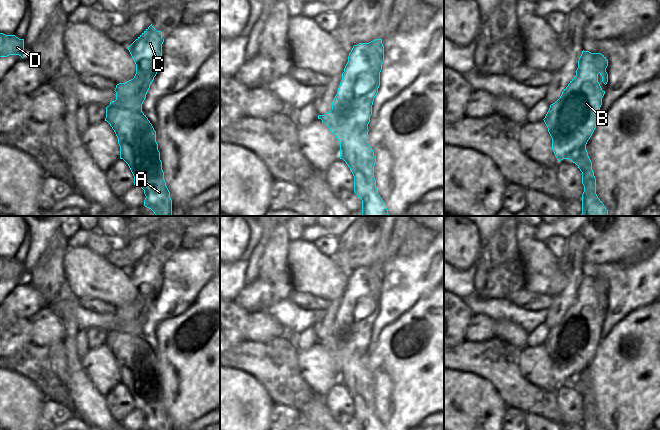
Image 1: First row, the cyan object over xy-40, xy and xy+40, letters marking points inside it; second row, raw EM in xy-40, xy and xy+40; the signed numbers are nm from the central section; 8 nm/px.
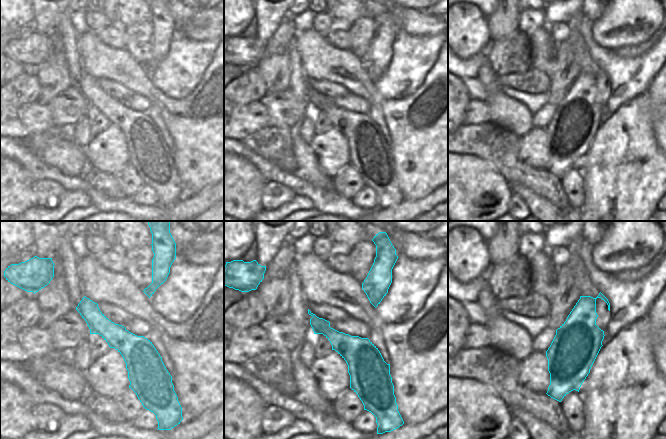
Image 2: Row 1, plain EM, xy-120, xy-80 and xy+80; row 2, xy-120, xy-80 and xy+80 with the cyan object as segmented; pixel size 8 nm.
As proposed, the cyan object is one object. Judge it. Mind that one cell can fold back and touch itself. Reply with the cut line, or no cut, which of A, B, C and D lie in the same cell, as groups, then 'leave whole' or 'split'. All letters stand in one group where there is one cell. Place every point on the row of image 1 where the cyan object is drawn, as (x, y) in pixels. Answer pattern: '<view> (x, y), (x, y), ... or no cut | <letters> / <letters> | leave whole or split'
xy (367, 126), (355, 128), (347, 133), (340, 143) | A D / B C | split

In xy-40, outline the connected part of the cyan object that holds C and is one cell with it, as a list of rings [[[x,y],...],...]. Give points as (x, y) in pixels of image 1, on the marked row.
[[[152,24],[128,47],[128,50],[136,64],[136,74],[133,79],[116,85],[116,100],[110,105],[131,111],[142,111],[142,104],[146,94],[156,76],[162,62],[162,32],[157,31]]]

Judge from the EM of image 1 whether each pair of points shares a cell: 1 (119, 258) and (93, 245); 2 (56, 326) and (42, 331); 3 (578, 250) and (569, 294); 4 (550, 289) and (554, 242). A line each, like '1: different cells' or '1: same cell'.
1: different cells
2: same cell
3: same cell
4: different cells

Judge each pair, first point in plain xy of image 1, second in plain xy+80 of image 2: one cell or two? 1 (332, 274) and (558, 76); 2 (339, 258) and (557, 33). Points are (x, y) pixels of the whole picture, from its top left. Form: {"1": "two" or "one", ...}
{"1": "two", "2": "two"}

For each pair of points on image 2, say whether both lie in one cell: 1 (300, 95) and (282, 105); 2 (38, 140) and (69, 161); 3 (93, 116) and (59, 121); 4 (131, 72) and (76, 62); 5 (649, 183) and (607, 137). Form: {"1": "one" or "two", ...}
{"1": "two", "2": "one", "3": "two", "4": "two", "5": "one"}

